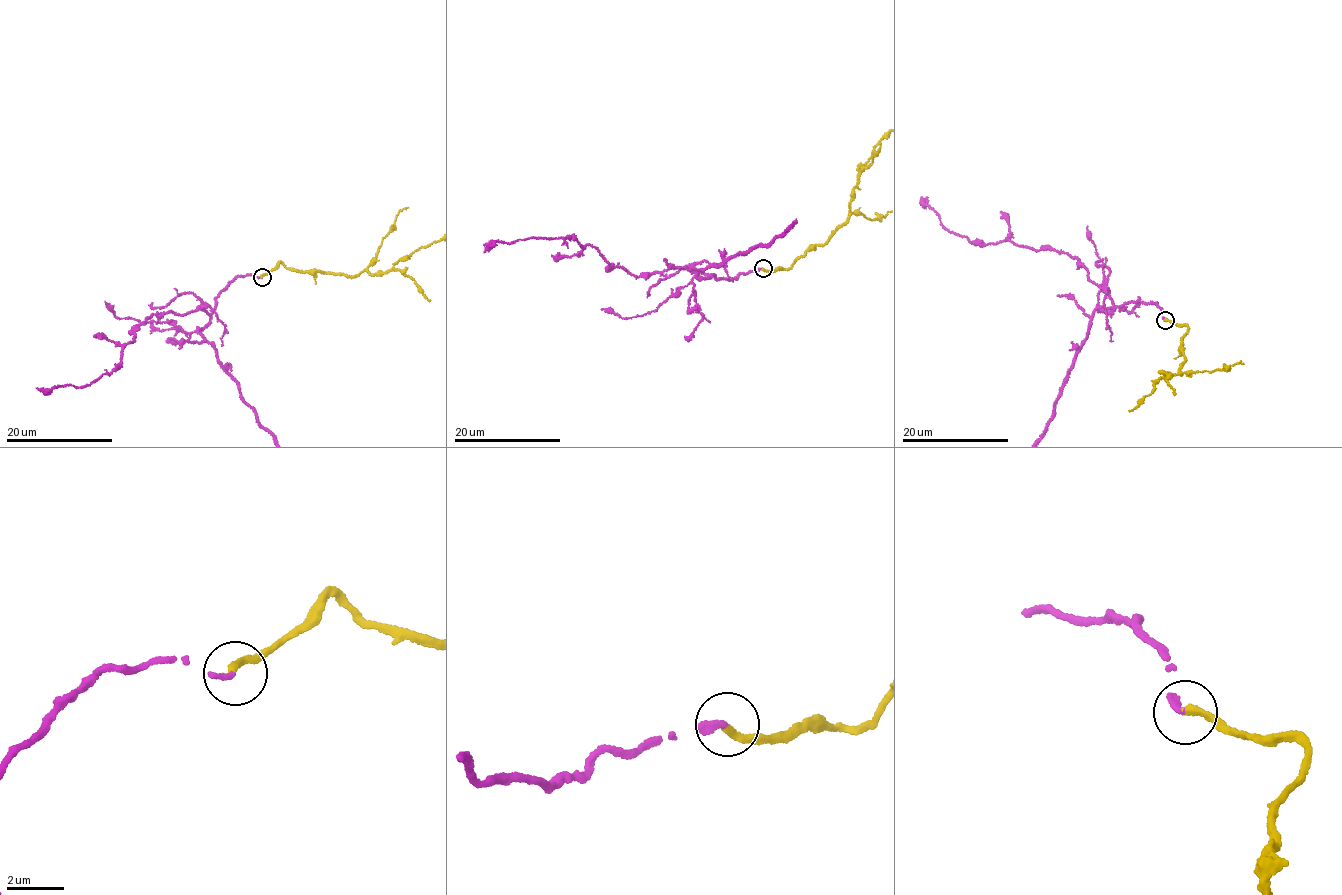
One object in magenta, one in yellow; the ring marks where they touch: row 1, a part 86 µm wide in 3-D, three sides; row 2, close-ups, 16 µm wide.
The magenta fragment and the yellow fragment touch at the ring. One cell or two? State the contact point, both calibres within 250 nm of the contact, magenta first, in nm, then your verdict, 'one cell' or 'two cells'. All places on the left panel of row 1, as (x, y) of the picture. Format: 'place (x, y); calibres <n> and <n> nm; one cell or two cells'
place (262, 277); calibres 200 and 280 nm; one cell

